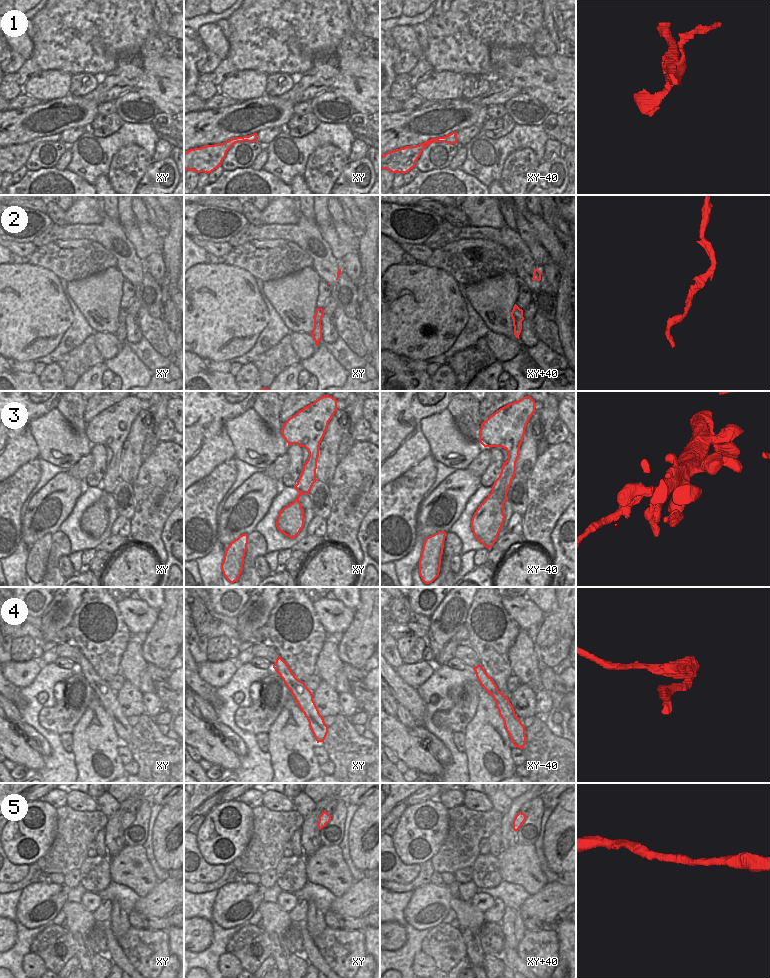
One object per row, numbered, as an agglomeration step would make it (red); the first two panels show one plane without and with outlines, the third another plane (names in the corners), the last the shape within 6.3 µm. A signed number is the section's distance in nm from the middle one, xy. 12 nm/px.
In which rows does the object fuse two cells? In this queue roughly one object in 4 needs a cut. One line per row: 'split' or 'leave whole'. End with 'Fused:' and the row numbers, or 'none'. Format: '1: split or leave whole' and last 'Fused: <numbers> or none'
1: leave whole
2: leave whole
3: leave whole
4: leave whole
5: leave whole
Fused: none

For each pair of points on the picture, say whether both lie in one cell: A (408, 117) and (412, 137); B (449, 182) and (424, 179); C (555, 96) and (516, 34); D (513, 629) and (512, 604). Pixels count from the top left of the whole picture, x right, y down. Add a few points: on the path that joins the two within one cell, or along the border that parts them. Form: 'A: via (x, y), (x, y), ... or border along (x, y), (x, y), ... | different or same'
A: via (405, 122), (401, 127), (407, 132) | same
B: via (443, 182), (430, 182) | same
C: border along (530, 44), (521, 44), (513, 47), (500, 46) | different
D: border along (500, 599), (503, 608), (520, 629) | different

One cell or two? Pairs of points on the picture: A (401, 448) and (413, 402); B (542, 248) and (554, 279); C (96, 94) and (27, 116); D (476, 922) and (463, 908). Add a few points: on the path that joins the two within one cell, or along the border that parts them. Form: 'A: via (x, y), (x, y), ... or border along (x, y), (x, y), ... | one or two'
A: via (401, 437), (411, 425), (411, 413) | one
B: border along (538, 265), (554, 264), (558, 269), (559, 277) | two
C: border along (83, 97), (99, 103) | two
D: via (473, 919), (465, 911) | one

